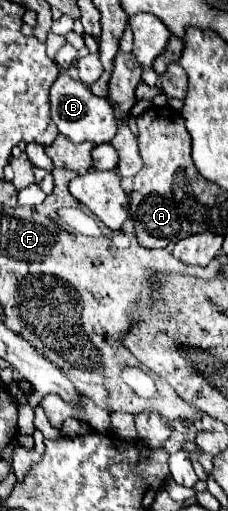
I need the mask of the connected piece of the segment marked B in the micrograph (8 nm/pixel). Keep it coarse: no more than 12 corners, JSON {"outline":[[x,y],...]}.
{"outline":[[61,73],[51,119],[73,143],[111,143],[109,99]]}

